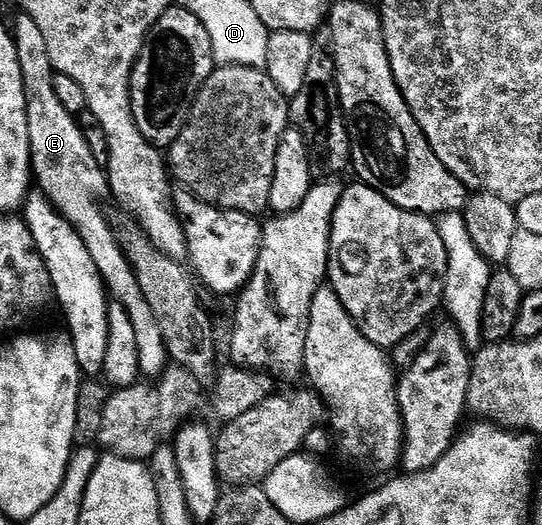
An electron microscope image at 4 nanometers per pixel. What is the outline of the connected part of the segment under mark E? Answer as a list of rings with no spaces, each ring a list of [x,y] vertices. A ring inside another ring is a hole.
[[[20,22],[20,42],[16,45],[16,51],[24,77],[24,91],[28,97],[27,120],[33,177],[40,186],[39,191],[76,228],[111,297],[130,316],[130,324],[134,324],[134,340],[138,340],[140,373],[145,379],[155,379],[163,375],[169,365],[168,349],[164,343],[162,328],[158,328],[158,320],[154,320],[154,312],[150,312],[150,304],[146,296],[142,296],[136,273],[128,274],[132,265],[125,256],[121,239],[112,230],[103,208],[100,207],[99,196],[106,194],[108,190],[107,175],[101,167],[99,169],[96,166],[94,152],[76,122],[78,120],[75,115],[68,112],[55,96],[52,83],[54,71],[47,54],[46,40],[38,24]]]

